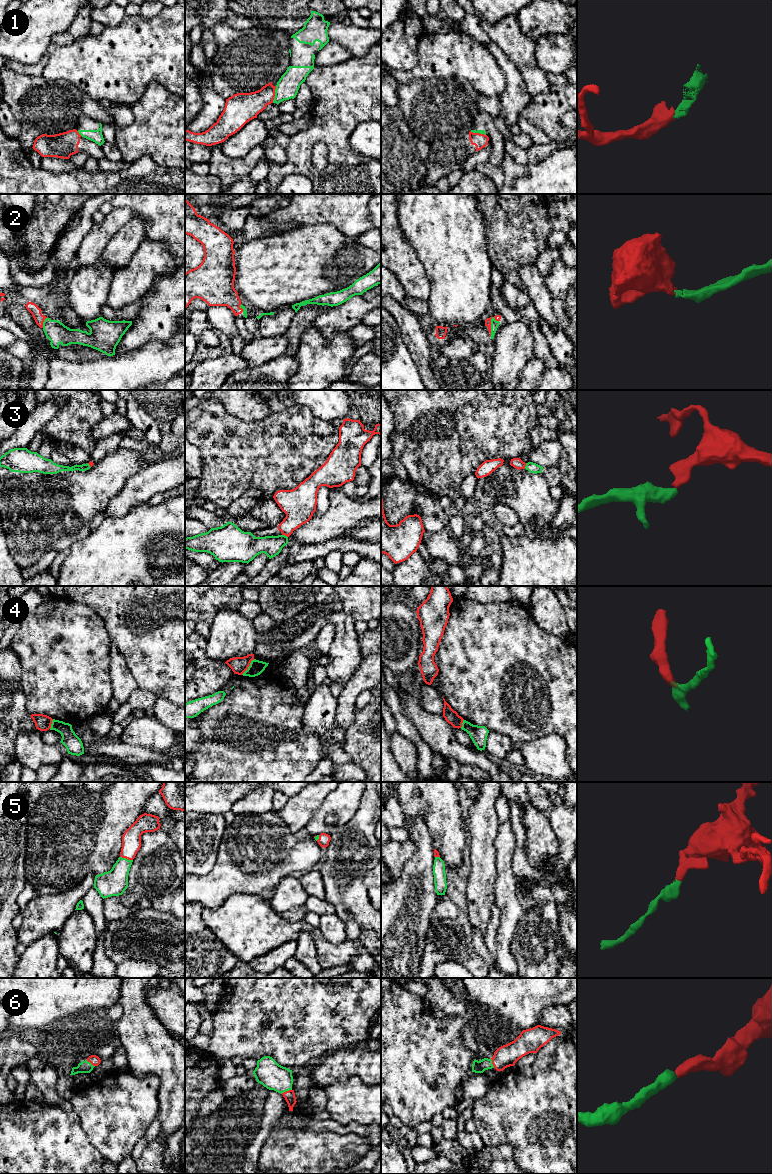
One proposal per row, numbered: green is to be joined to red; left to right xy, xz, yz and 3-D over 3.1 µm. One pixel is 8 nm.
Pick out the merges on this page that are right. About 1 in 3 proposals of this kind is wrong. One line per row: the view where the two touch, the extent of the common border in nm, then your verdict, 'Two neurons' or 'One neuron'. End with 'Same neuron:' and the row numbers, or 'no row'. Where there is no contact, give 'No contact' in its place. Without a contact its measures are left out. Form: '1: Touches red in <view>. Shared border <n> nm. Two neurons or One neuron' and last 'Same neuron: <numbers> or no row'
1: Touches red in xz. Shared border 140 nm. Two neurons
2: Touches red in yz. Shared border 160 nm. One neuron
3: Touches red in xz. Shared border 50 nm. Two neurons
4: Touches red in xz. Shared border 170 nm. Two neurons
5: Touches red in xy. Shared border 110 nm. One neuron
6: Touches red in xz. Shared border 90 nm. One neuron
Same neuron: 2, 5, 6

